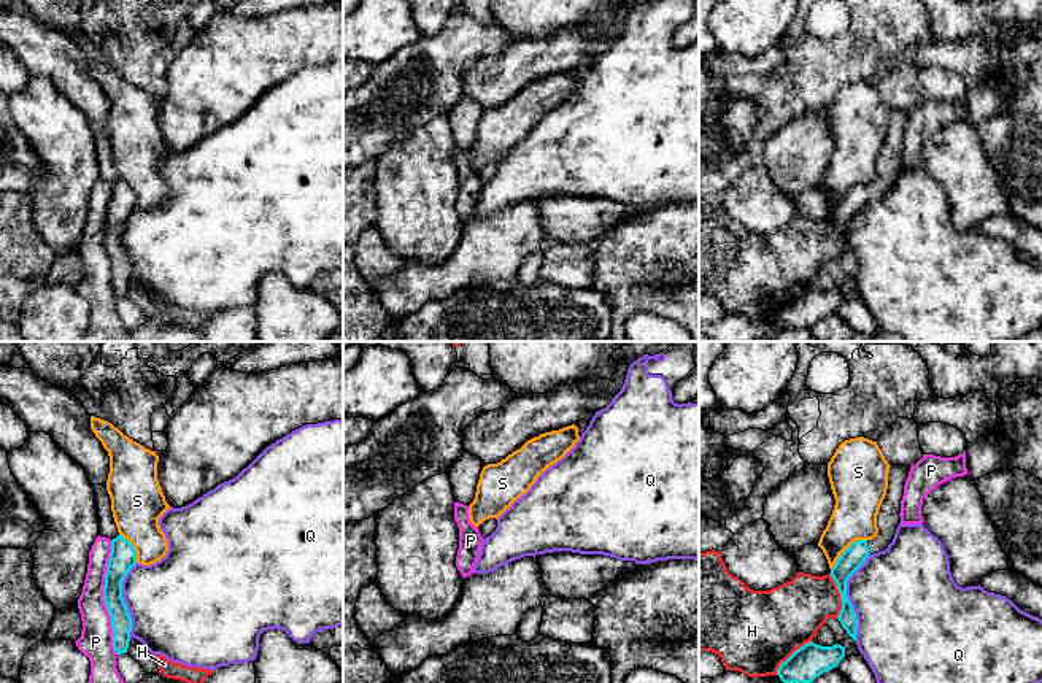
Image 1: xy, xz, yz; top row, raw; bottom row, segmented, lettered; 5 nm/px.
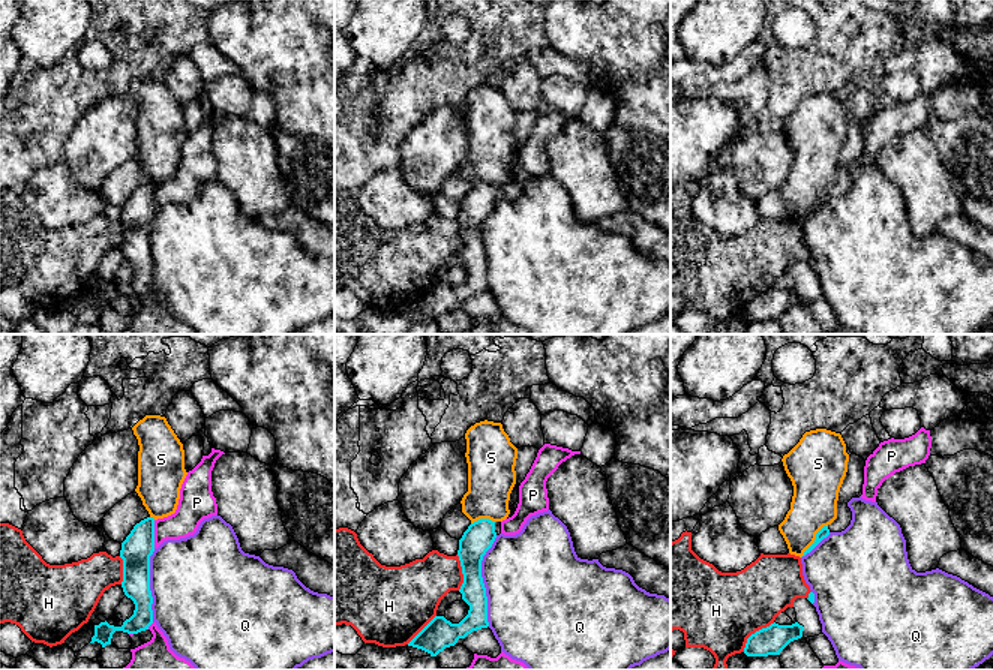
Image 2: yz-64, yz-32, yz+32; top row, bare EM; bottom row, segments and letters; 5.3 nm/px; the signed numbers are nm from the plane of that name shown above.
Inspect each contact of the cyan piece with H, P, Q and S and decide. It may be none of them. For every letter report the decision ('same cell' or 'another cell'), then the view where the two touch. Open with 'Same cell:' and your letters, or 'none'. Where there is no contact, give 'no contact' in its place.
Same cell: none
H: another cell; meets cyan in yz
P: another cell; meets cyan in xy
Q: another cell; meets cyan in yz
S: another cell; meets cyan in yz

